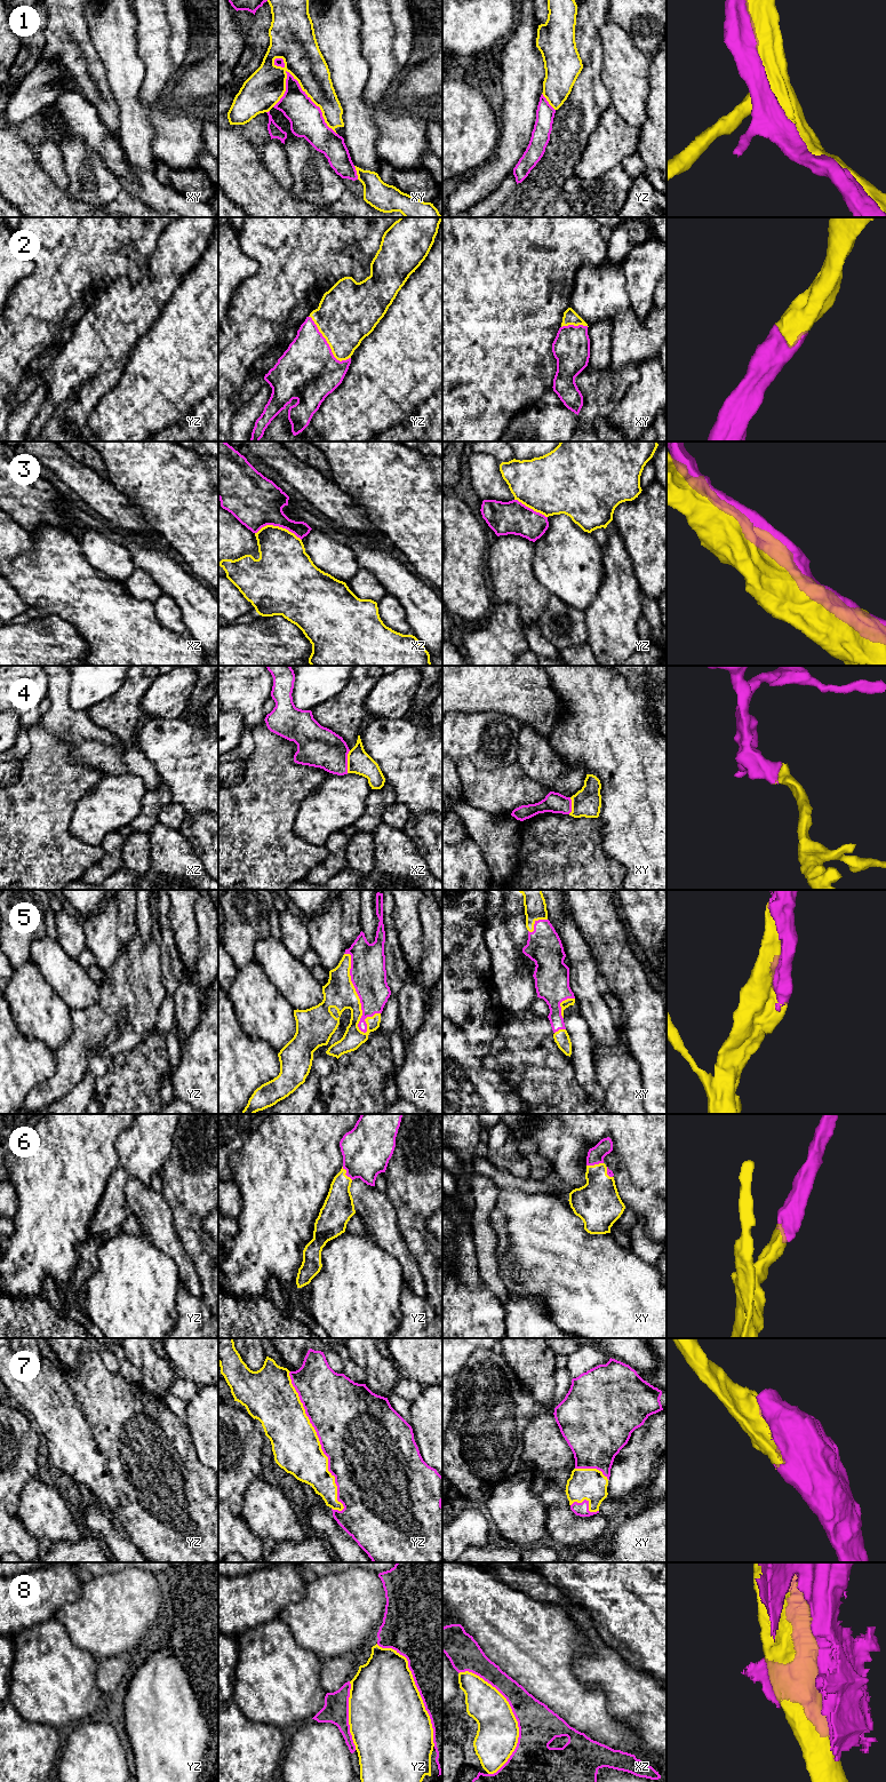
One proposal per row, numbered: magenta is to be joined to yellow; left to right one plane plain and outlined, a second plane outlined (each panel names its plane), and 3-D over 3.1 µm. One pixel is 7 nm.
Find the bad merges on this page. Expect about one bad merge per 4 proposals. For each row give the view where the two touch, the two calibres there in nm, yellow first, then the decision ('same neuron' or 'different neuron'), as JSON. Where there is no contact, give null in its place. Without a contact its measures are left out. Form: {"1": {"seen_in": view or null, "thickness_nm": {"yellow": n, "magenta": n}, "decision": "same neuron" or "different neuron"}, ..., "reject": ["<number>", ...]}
{"1": {"seen_in": "xy", "thickness_nm": {"yellow": 240, "magenta": 240}, "decision": "different neuron"}, "2": {"seen_in": "yz", "thickness_nm": {"yellow": 420, "magenta": 420}, "decision": "same neuron"}, "3": {"seen_in": "xz", "thickness_nm": {"yellow": 340, "magenta": 360}, "decision": "same neuron"}, "4": {"seen_in": "xz", "thickness_nm": {"yellow": 170, "magenta": 280}, "decision": "same neuron"}, "5": {"seen_in": "yz", "thickness_nm": {"yellow": 220, "magenta": 260}, "decision": "same neuron"}, "6": {"seen_in": "xy", "thickness_nm": {"yellow": 300, "magenta": 120}, "decision": "same neuron"}, "7": {"seen_in": "yz", "thickness_nm": {"yellow": 340, "magenta": 500}, "decision": "same neuron"}, "8": {"seen_in": "xz", "thickness_nm": {"yellow": 300, "magenta": 280}, "decision": "different neuron"}, "reject": ["1", "8"]}

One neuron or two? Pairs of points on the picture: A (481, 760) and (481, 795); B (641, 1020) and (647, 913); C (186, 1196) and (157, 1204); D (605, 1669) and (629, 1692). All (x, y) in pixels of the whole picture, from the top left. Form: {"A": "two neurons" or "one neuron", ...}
{"A": "two neurons", "B": "two neurons", "C": "two neurons", "D": "one neuron"}

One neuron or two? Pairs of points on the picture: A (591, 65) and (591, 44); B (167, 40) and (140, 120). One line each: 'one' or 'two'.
A: one
B: two

